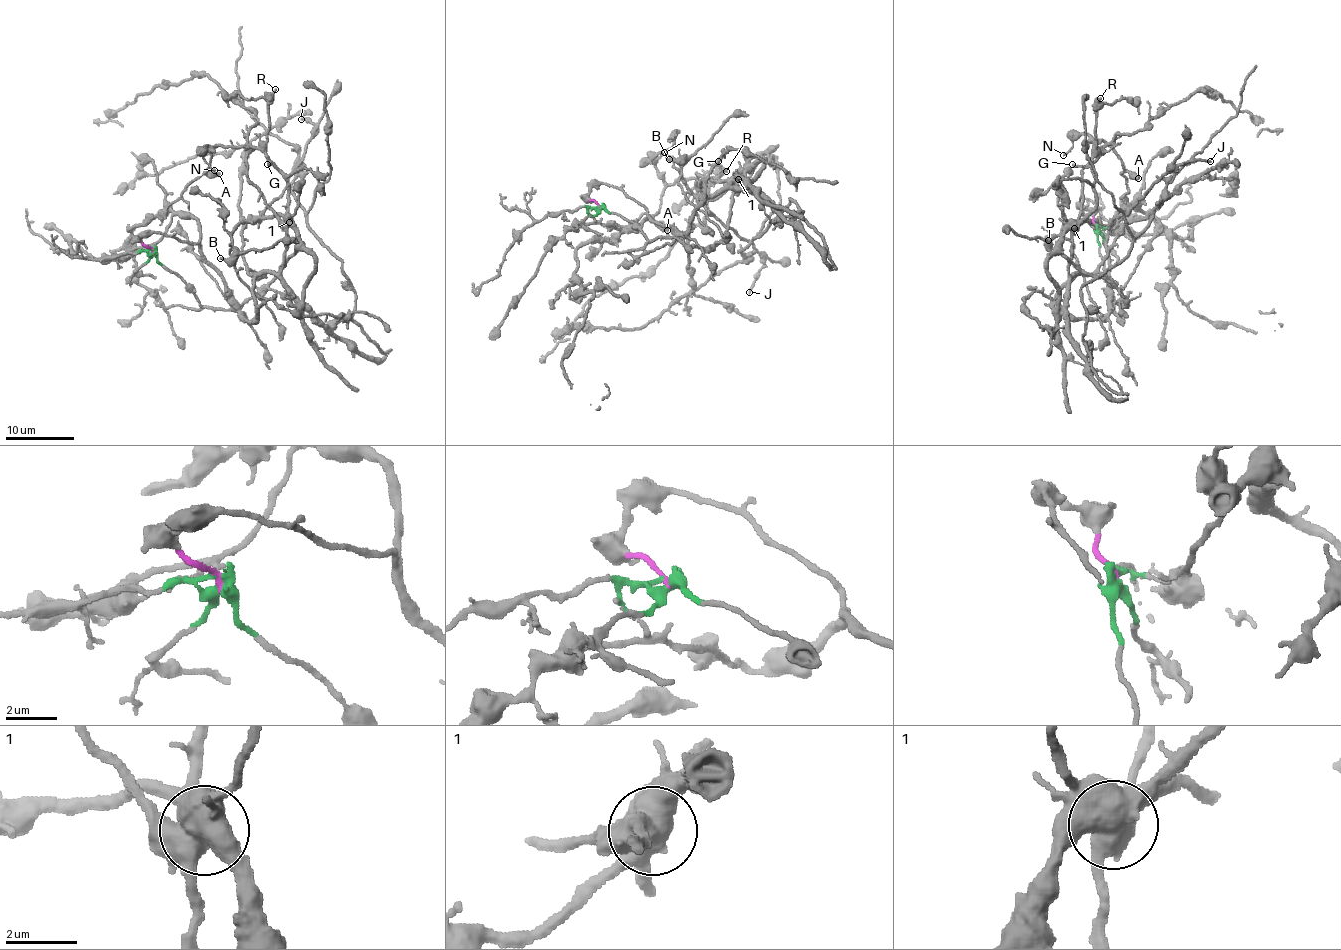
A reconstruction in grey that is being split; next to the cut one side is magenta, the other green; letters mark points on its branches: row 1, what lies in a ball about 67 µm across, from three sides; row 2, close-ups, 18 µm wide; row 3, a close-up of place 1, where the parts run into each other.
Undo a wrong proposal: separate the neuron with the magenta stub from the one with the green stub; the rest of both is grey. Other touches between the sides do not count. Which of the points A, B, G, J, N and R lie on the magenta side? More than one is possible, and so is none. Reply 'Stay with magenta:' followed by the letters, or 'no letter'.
Stay with magenta: no letter

